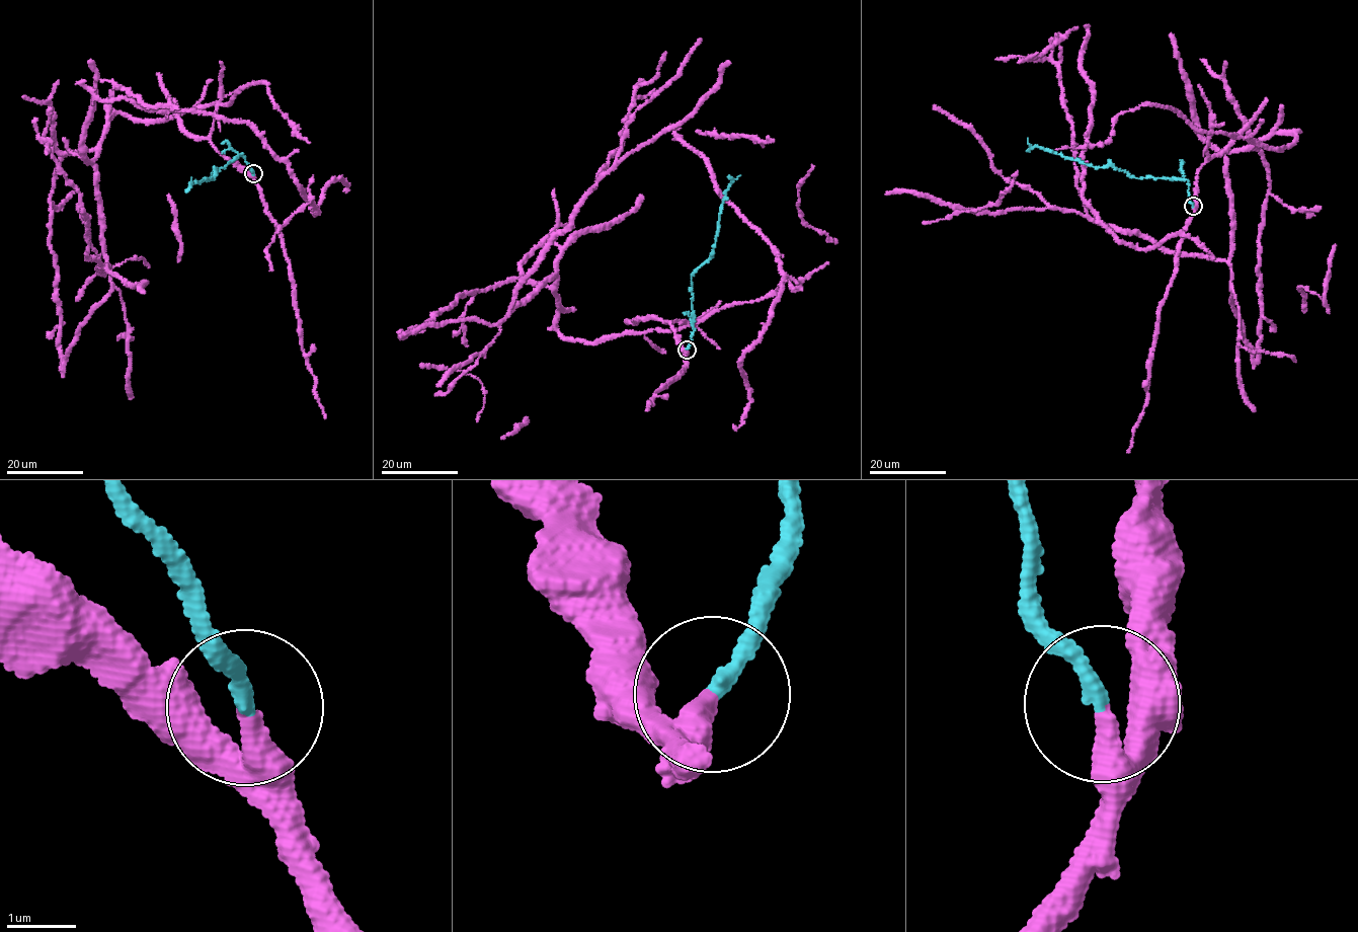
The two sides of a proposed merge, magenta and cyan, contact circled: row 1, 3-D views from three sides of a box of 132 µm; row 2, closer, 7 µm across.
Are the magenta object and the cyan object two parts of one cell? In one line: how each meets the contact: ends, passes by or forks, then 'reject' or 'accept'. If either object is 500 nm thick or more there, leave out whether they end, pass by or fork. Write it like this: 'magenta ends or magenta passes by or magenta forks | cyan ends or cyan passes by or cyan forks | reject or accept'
magenta ends | cyan ends | reject

